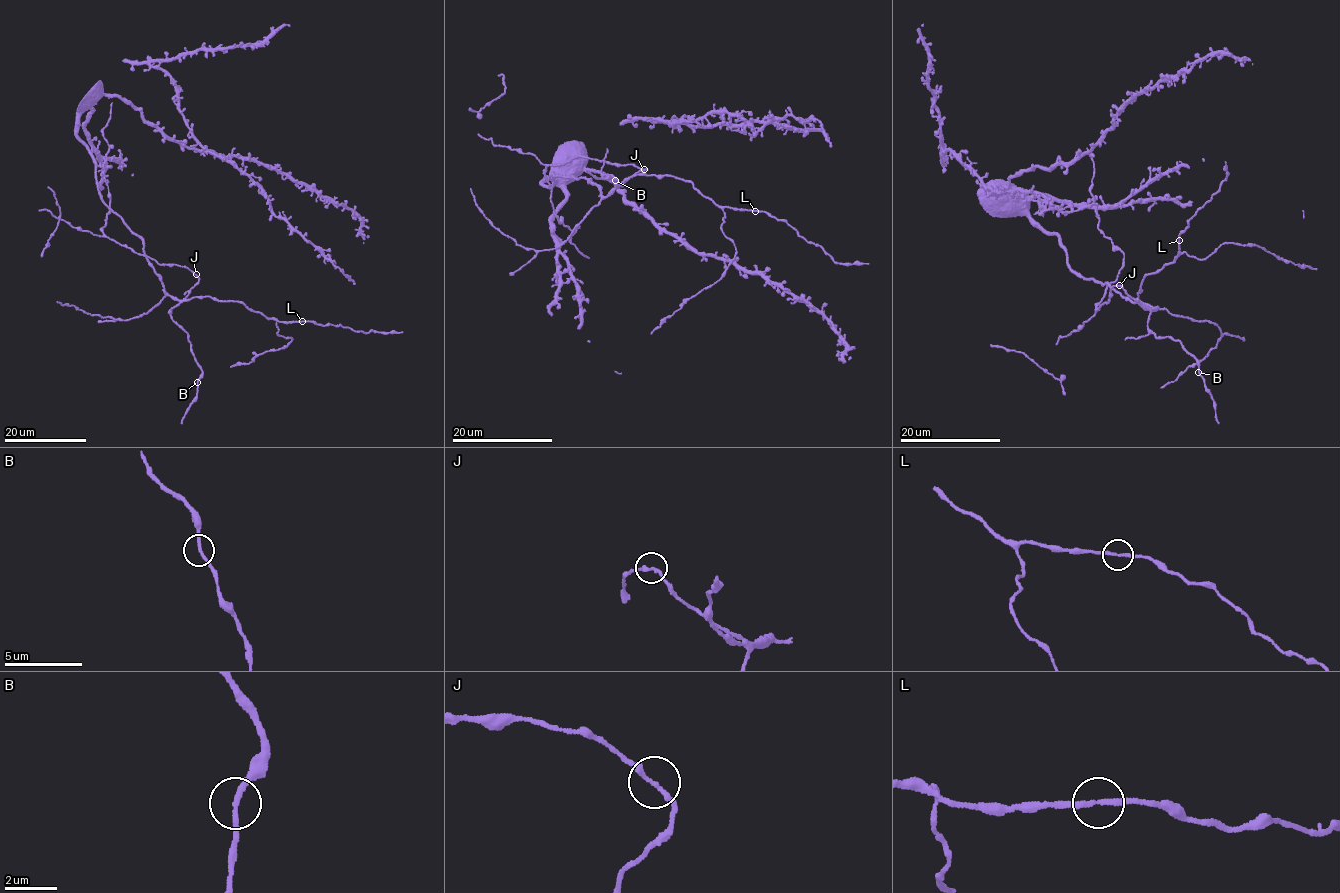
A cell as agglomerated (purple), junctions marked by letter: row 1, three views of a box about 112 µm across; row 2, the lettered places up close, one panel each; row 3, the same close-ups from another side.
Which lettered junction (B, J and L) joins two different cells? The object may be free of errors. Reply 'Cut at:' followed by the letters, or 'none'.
Cut at: none

